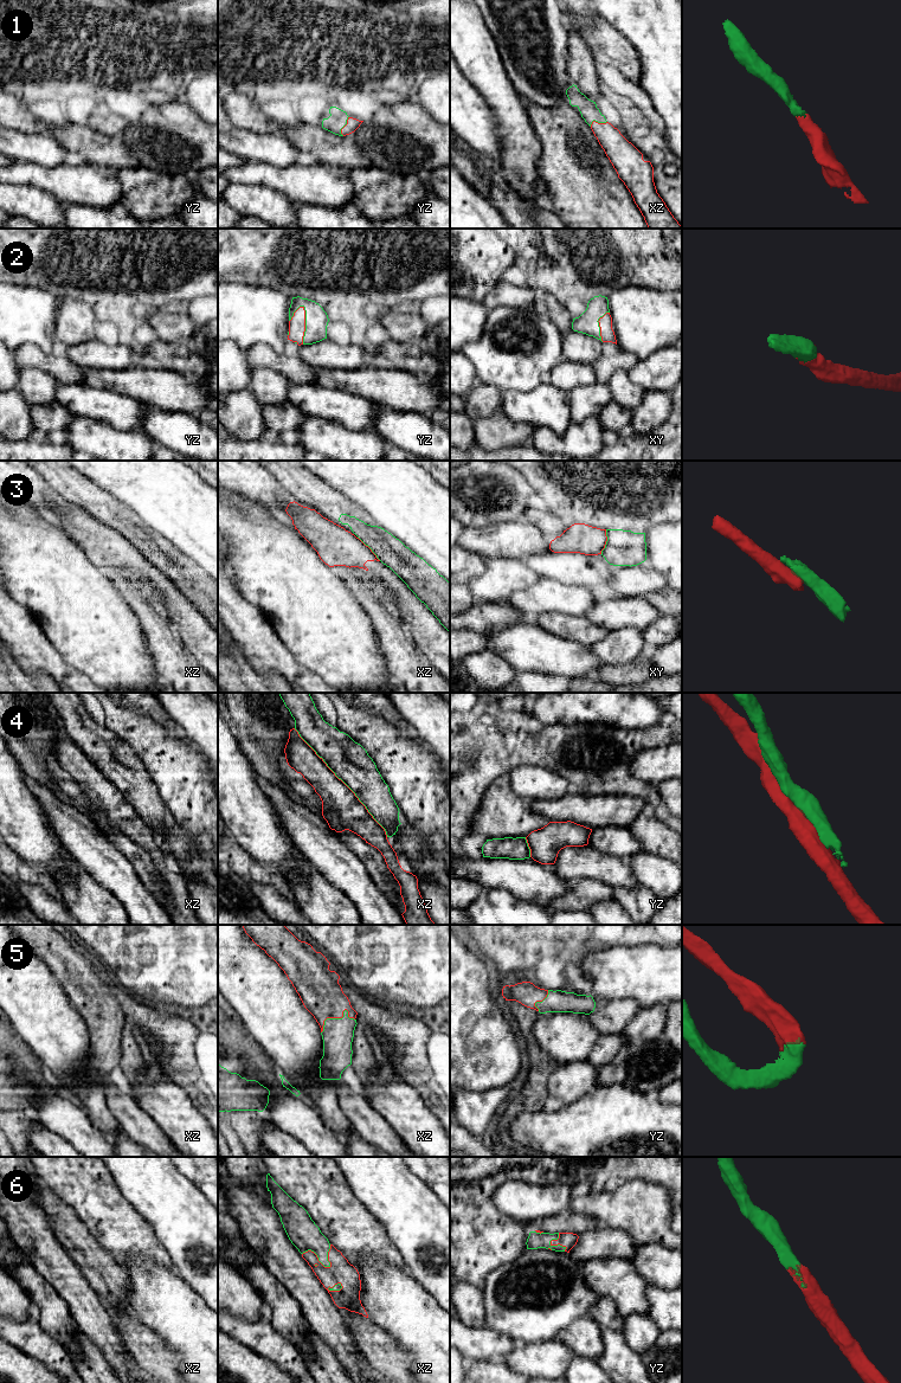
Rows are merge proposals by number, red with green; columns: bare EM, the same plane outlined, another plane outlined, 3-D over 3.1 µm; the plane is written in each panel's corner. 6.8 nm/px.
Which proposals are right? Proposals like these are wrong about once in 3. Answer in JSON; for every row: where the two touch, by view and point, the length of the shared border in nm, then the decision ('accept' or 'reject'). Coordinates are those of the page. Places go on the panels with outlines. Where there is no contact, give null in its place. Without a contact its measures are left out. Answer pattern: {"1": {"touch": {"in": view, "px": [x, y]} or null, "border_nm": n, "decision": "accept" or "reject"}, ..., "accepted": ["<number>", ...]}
{"1": {"touch": {"in": "yz", "px": [345, 126]}, "border_nm": 140, "decision": "accept"}, "2": {"touch": {"in": "yz", "px": [304, 325]}, "border_nm": 260, "decision": "accept"}, "3": {"touch": {"in": "xz", "px": [369, 548]}, "border_nm": 220, "decision": "reject"}, "4": {"touch": {"in": "xz", "px": [343, 783]}, "border_nm": 950, "decision": "reject"}, "5": {"touch": {"in": "xz", "px": [336, 1017]}, "border_nm": 260, "decision": "accept"}, "6": {"touch": {"in": "xz", "px": [316, 1256]}, "border_nm": 220, "decision": "accept"}, "accepted": ["1", "2", "5", "6"]}

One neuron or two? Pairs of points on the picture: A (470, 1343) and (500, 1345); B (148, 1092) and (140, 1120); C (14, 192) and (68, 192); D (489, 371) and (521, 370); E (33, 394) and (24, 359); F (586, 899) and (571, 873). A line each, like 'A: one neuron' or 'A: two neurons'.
A: one neuron
B: two neurons
C: two neurons
D: one neuron
E: two neurons
F: two neurons

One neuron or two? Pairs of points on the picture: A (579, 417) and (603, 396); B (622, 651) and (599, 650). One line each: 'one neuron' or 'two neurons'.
A: one neuron
B: one neuron

